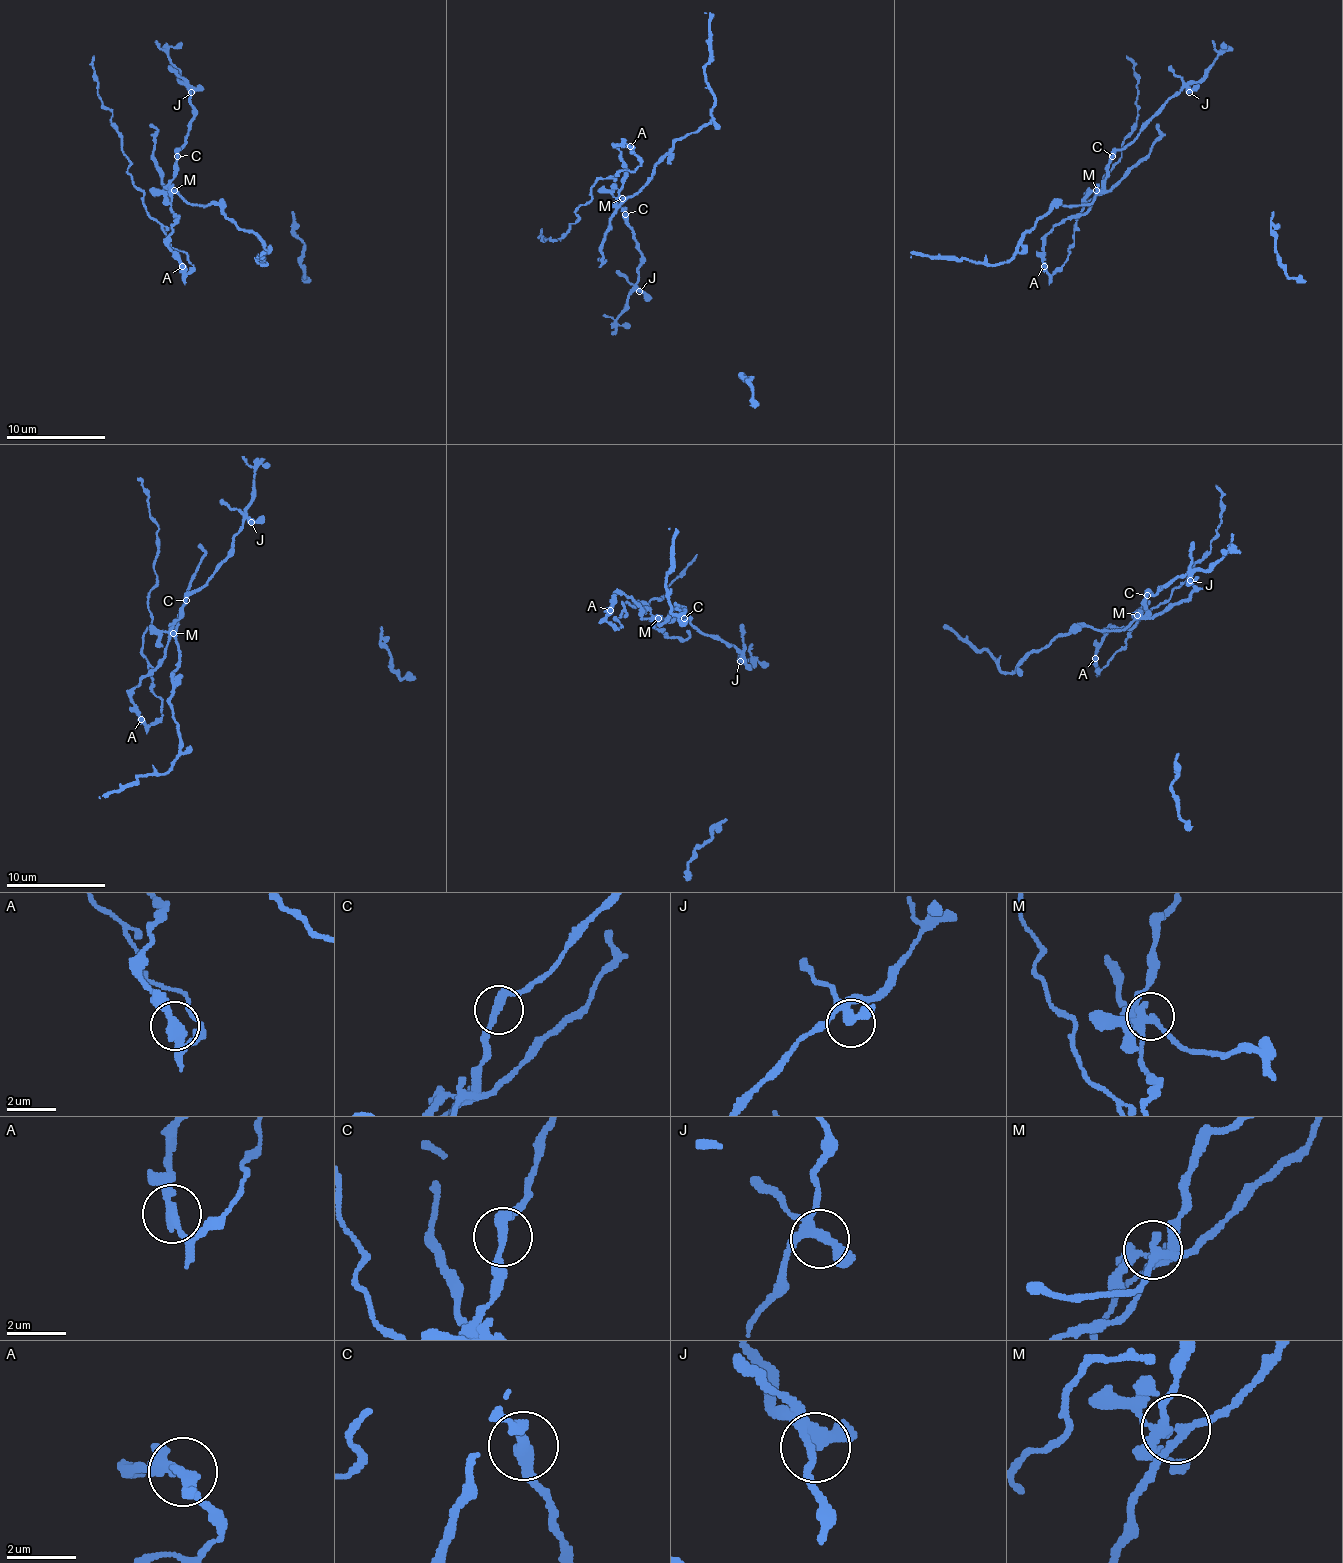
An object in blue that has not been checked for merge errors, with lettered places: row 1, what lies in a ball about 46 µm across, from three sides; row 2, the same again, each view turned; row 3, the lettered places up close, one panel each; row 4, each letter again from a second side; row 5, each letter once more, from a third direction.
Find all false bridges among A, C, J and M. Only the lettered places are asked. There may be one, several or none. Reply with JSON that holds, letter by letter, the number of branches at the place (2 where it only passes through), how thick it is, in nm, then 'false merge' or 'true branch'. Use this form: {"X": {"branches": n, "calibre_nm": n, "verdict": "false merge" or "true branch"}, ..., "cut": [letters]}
{"A": {"branches": 2, "calibre_nm": 280, "verdict": "false merge"}, "C": {"branches": 2, "calibre_nm": 300, "verdict": "true branch"}, "J": {"branches": 4, "calibre_nm": 280, "verdict": "true branch"}, "M": {"branches": 4, "calibre_nm": 280, "verdict": "false merge"}, "cut": ["A", "M"]}

